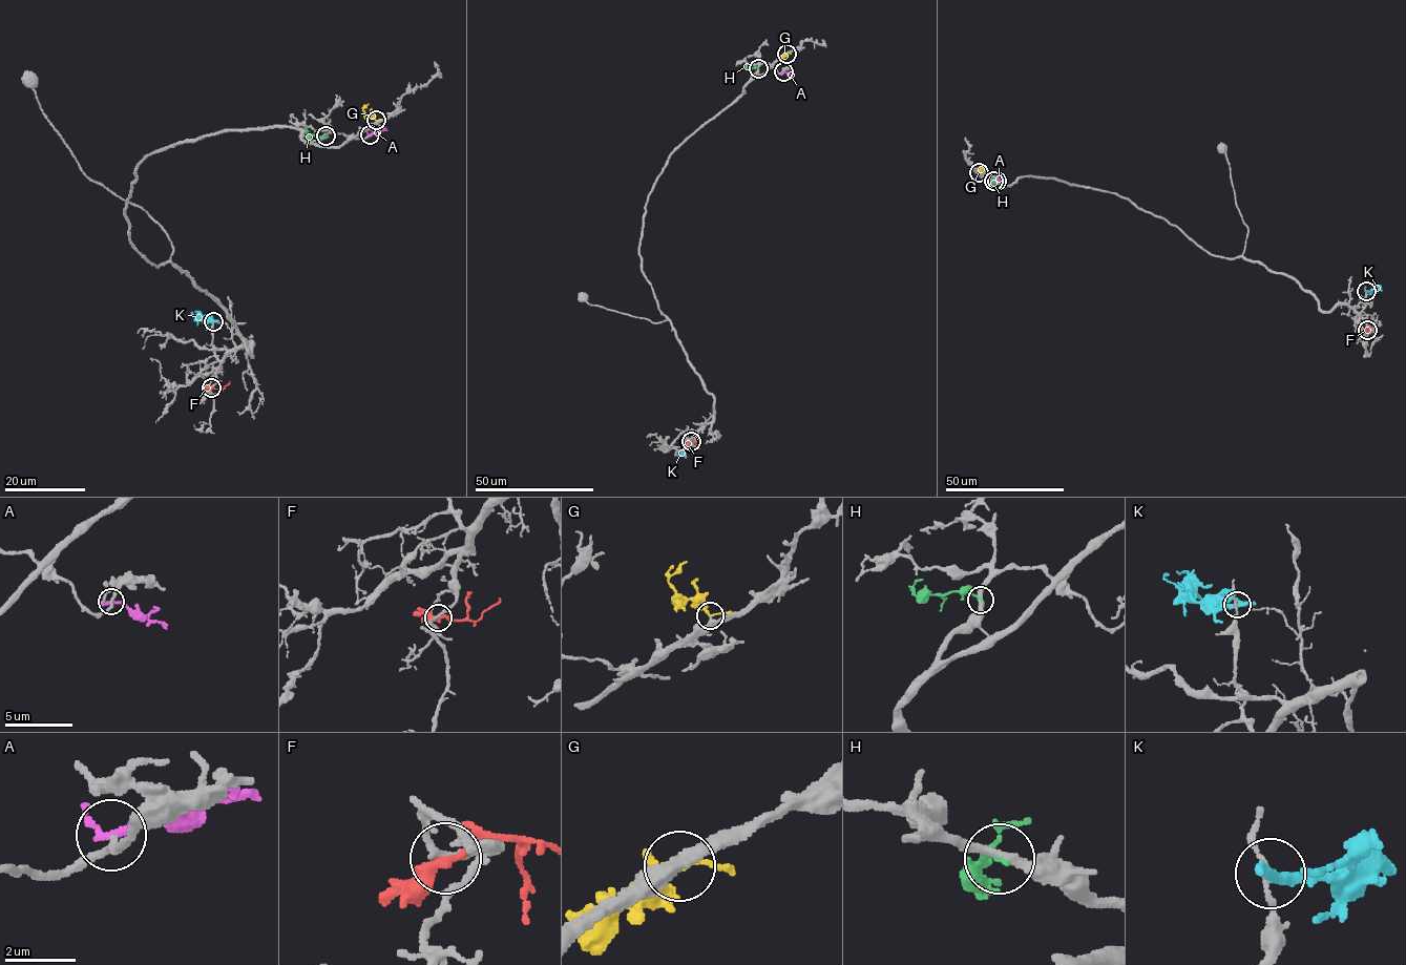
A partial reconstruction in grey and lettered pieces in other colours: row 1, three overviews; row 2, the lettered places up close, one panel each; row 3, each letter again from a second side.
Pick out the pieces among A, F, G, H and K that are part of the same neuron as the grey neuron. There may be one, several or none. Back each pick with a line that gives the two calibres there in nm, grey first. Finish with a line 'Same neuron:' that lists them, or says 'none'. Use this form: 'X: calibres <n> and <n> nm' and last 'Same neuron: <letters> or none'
G: calibres 280 and 200 nm
Same neuron: G

